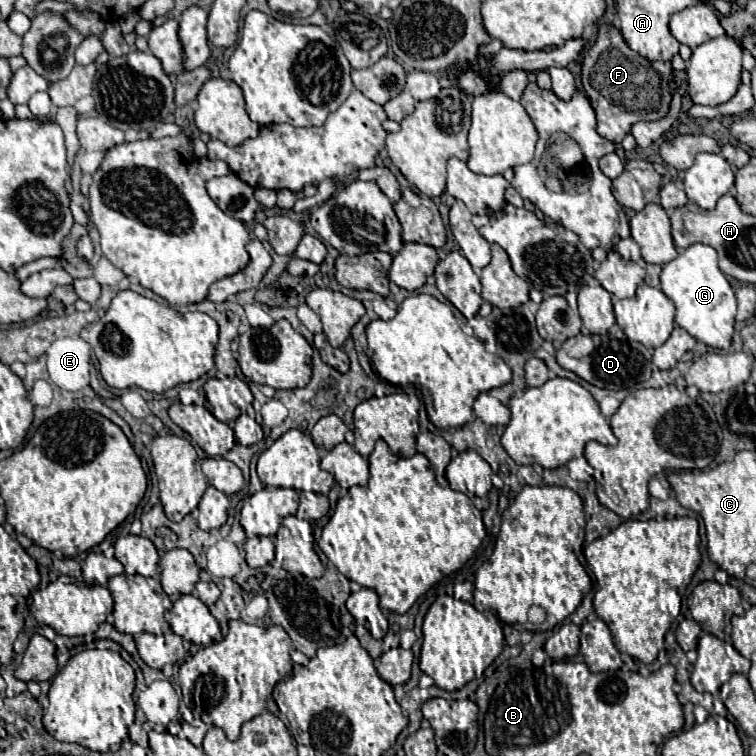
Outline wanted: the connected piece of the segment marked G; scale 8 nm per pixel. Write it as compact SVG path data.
M692 244L678 254L672 262L662 268L660 274L662 292L674 302L676 324L684 328L696 342L706 346L728 350L732 340L734 316L736 316L736 296L726 276L718 268L718 258L714 248L706 244Z

